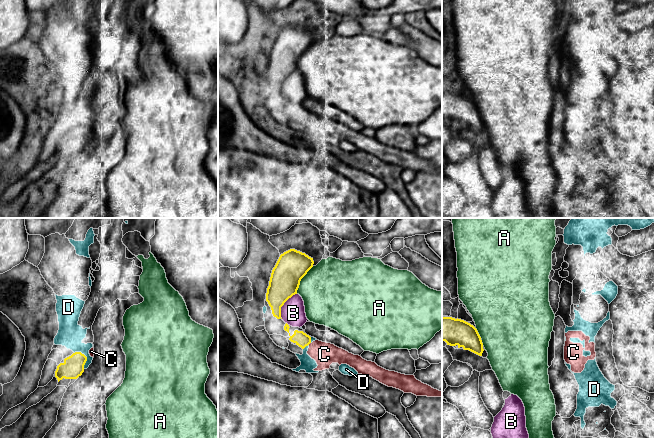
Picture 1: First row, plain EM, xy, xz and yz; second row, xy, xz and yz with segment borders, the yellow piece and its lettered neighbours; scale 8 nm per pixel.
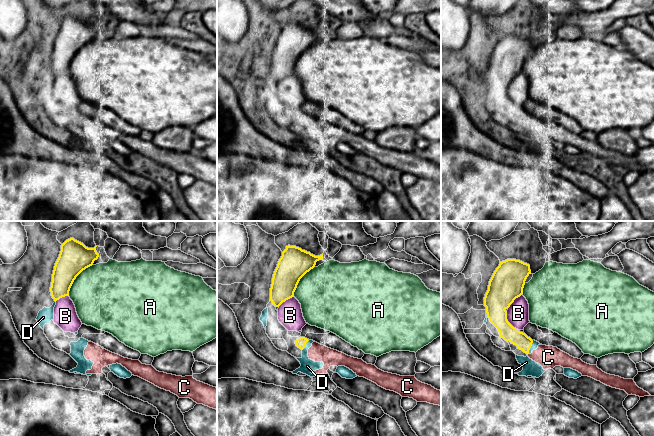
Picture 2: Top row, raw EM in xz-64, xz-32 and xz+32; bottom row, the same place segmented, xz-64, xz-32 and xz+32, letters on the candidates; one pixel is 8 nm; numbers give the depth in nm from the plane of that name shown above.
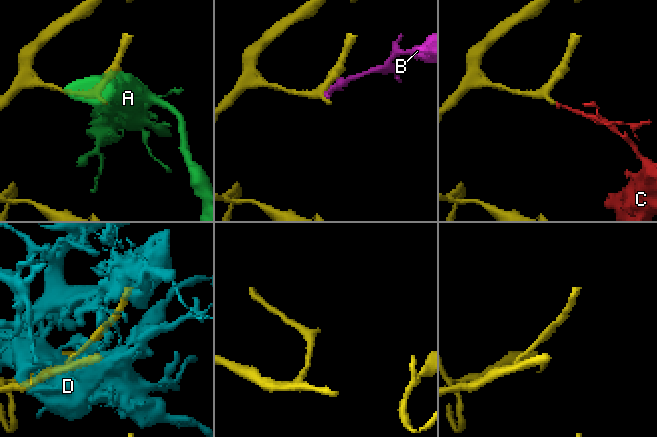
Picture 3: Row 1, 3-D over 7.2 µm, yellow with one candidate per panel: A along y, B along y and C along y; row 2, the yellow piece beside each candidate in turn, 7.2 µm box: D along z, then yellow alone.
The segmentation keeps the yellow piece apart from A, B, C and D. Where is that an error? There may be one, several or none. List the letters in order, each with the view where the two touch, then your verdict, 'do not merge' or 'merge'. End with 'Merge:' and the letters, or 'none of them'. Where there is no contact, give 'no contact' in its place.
A: xz | do not merge
B: xz | do not merge
C: xz | merge
D: xy | do not merge
Merge: C

